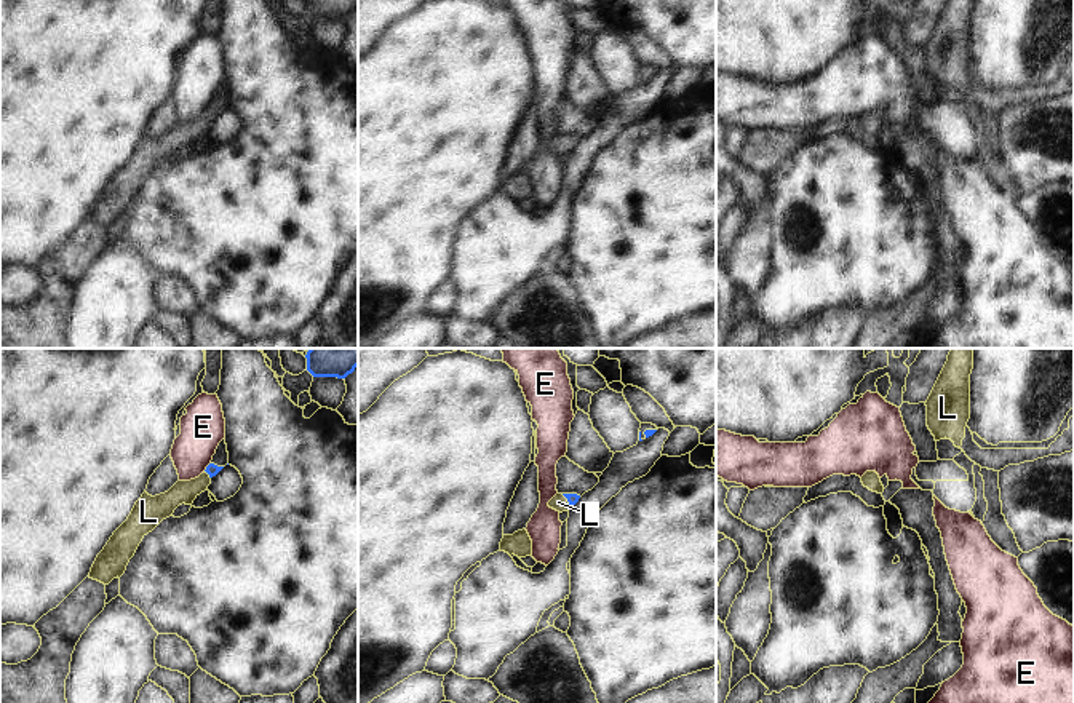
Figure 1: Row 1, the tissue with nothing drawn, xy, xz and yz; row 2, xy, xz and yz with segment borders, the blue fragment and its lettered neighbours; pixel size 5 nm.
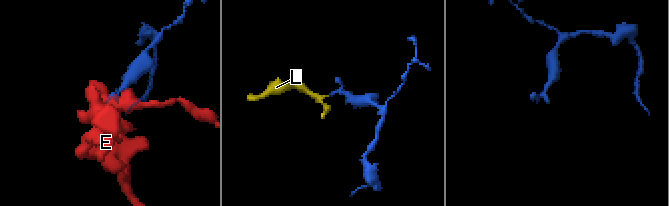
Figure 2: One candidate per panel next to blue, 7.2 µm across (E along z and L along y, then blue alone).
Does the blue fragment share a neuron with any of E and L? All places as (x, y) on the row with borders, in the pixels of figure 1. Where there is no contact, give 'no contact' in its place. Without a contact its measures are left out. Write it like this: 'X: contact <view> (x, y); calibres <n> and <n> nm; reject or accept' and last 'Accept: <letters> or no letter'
E: contact xy (206, 467); calibres 60 and 220 nm; reject
L: contact xy (208, 473); calibres 60 and 110 nm; accept
Accept: L

